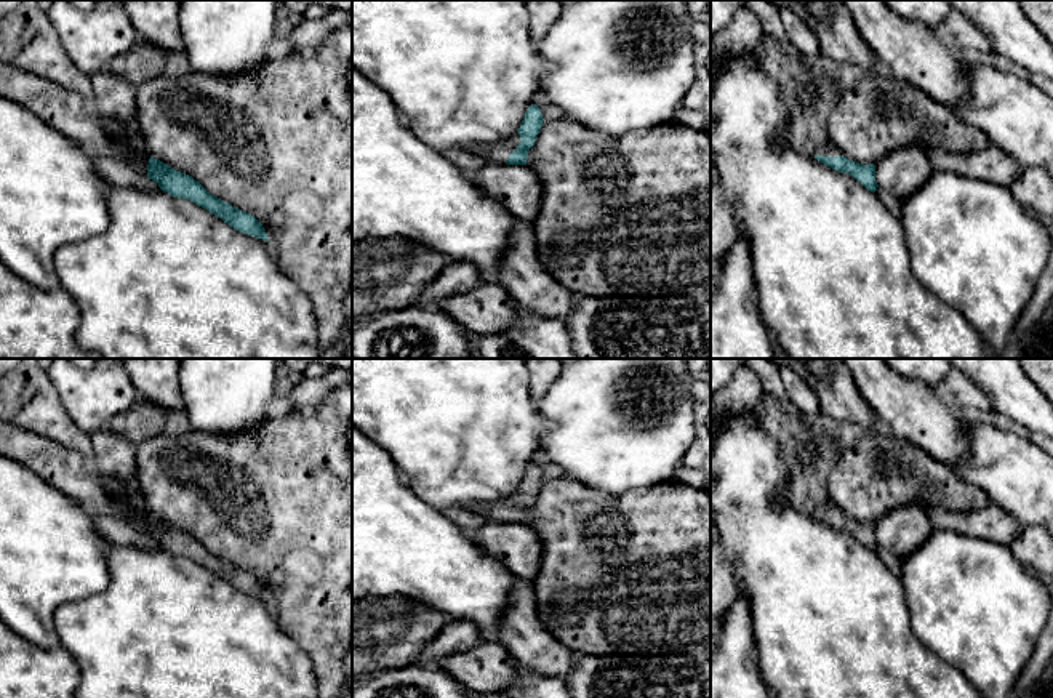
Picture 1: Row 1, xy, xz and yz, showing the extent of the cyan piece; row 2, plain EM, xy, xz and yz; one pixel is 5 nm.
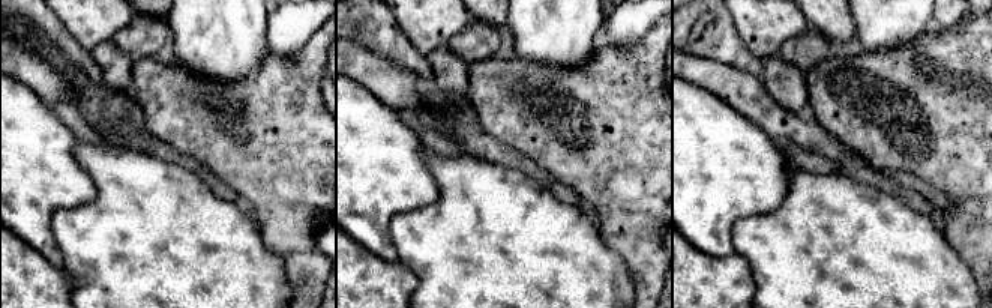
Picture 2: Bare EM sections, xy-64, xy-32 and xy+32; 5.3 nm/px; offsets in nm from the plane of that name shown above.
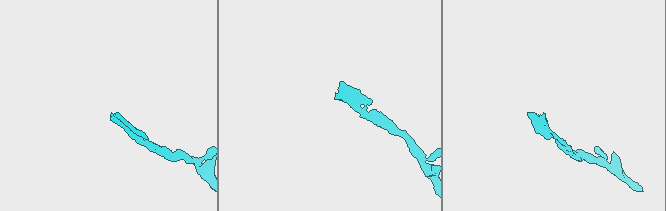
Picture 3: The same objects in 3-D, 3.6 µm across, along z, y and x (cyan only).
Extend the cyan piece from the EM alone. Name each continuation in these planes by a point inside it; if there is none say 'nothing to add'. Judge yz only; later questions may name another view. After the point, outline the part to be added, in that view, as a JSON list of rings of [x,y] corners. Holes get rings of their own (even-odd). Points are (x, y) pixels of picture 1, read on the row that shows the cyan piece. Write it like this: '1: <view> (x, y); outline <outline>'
1: yz (828, 149); outline [[[827,141],[816,150],[816,155],[839,157],[843,154],[831,141]]]

